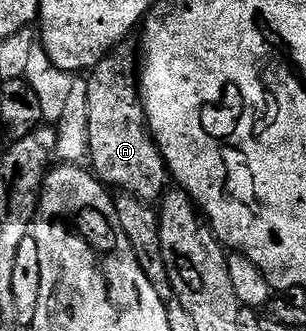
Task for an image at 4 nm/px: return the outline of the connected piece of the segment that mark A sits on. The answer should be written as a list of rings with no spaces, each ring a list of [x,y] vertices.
[[[131,43],[117,45],[110,53],[106,53],[101,63],[95,66],[90,76],[86,78],[86,82],[89,87],[88,156],[90,168],[95,176],[112,190],[119,189],[115,191],[133,196],[139,201],[158,202],[163,194],[168,192],[169,174],[165,159],[147,126],[147,113],[143,110],[141,89],[137,84],[137,57],[135,61],[135,49]]]

